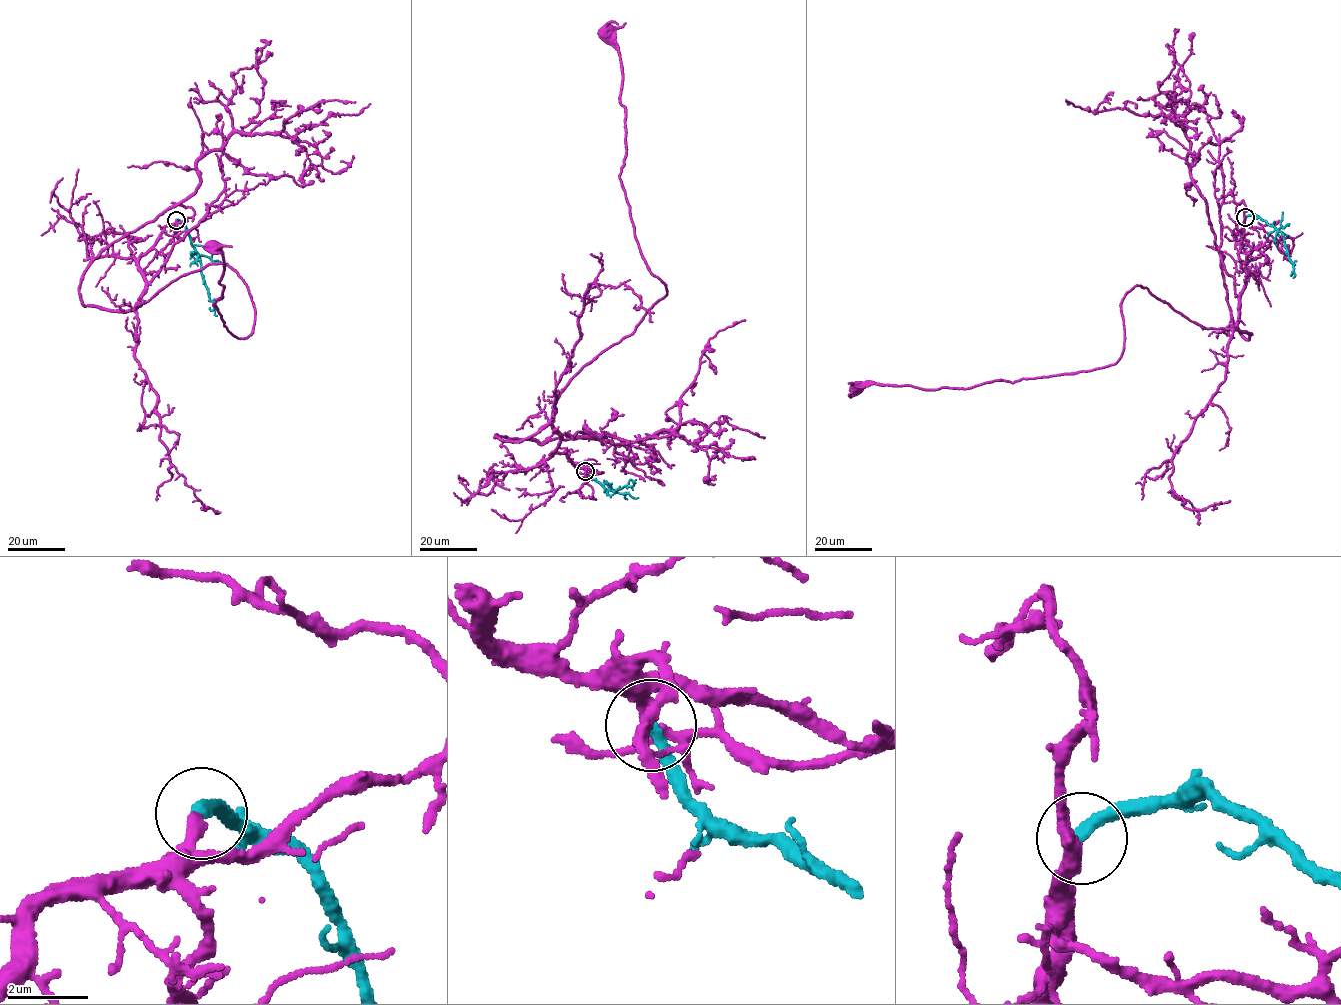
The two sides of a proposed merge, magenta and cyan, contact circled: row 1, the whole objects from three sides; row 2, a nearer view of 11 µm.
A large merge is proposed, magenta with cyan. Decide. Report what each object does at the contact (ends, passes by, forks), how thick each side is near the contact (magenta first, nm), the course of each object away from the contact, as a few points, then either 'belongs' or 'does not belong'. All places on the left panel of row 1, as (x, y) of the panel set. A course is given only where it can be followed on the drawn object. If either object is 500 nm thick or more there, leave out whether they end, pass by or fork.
magenta ends | cyan ends | 280/320 nm | magenta via (176, 220), (138, 261), (134, 309), (224, 263), (254, 310), (247, 336), (213, 305), (212, 248) | cyan via (176, 220), (182, 222), (200, 259), (203, 282), (215, 304), (215, 308), (212, 310), (210, 308) | belongs

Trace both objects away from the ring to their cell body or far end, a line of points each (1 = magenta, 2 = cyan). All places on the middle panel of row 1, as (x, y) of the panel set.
1: (586, 471), (551, 455), (558, 395), (666, 285), (641, 253), (619, 177), (621, 62), (607, 33)
2: (586, 471), (603, 487), (615, 492), (634, 483), (630, 479), (629, 484)

